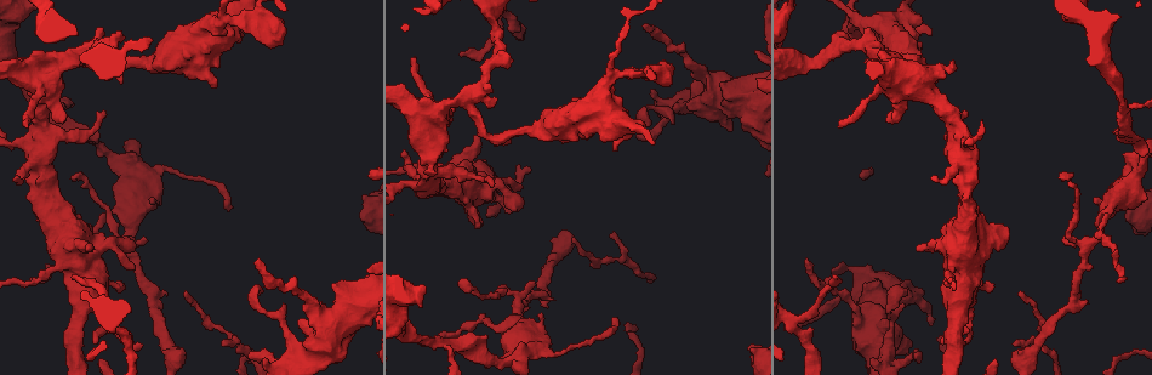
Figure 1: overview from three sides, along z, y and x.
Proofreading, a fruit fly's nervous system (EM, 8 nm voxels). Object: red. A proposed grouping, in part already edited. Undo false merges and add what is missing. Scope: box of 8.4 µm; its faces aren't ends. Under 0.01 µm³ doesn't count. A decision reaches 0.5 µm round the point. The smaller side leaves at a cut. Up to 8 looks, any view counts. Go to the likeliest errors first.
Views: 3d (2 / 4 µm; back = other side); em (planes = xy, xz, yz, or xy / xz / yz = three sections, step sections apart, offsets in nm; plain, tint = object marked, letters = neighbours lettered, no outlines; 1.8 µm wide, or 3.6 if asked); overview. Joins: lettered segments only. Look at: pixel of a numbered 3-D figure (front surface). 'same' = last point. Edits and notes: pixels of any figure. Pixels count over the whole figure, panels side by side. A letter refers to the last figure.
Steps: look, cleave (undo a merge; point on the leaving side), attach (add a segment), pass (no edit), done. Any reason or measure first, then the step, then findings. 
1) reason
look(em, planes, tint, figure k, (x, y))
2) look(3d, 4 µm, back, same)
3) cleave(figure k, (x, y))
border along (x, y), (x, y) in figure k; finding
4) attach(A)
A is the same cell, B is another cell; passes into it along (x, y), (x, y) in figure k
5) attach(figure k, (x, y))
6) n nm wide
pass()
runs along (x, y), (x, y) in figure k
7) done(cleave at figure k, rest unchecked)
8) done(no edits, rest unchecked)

look(em, 3.6 µm, planes, tint, figure 1, (236, 10))

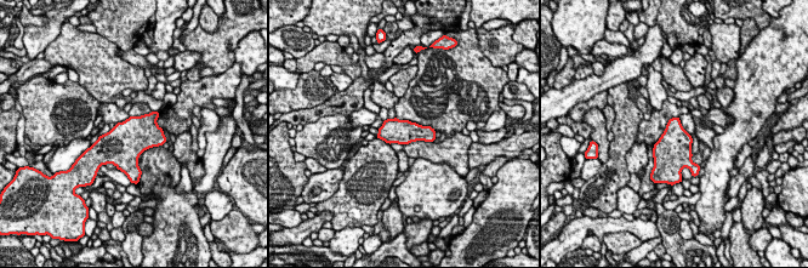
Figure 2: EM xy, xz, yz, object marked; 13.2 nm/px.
look(em, 3.6 µm, planes, letters, same)

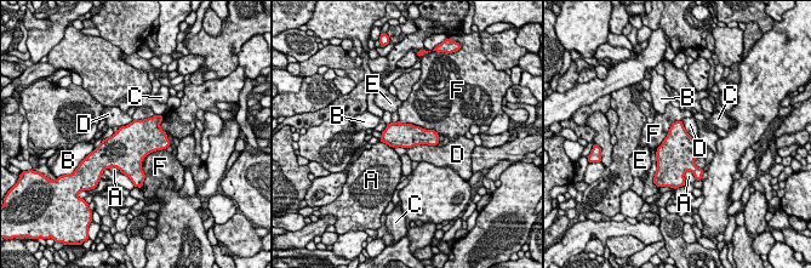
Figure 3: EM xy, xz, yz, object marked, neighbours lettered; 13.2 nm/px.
320 nm wide
pass()
A, B, C, D, E and F are other cells; all the same neuron

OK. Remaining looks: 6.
free end
look(em, planes, letters, figure 1, (911, 343))

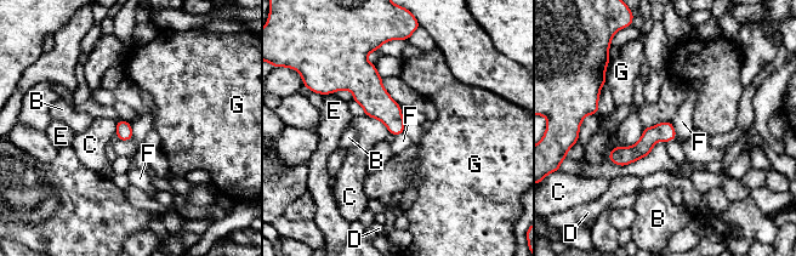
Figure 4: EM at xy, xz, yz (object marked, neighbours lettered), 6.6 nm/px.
pass()
B, C, D, E, F and G are other cells; runs along (669, 125), (638, 151), (612, 157) in figure 4; no lettered segment goes on from it

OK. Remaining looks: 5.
thick turns thin
look(3d, 4 µm, figure 1, (423, 84))

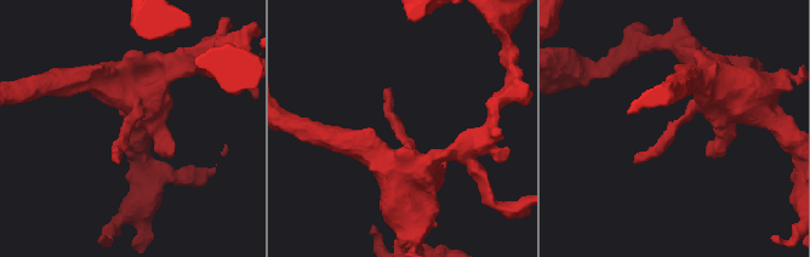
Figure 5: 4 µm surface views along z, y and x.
look(em, xy, step 8, tint, figure 5, (401, 130))

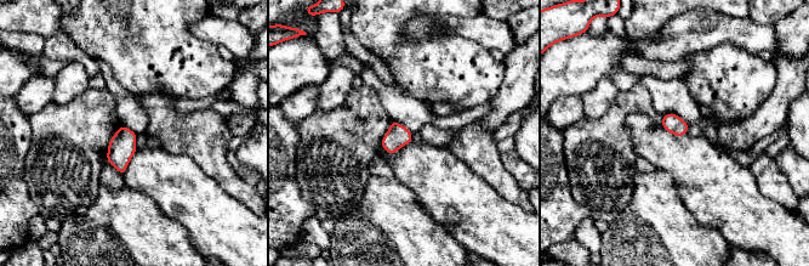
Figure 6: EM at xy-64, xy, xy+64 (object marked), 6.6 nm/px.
look(em, planes, letters, same)

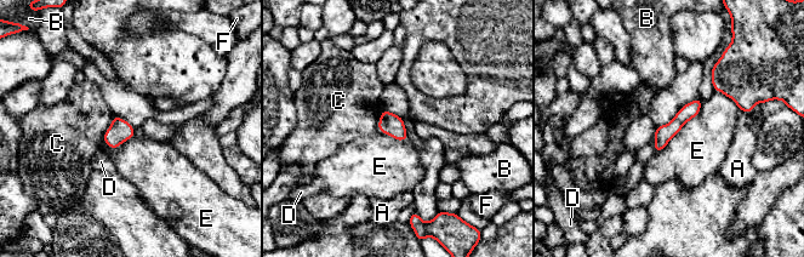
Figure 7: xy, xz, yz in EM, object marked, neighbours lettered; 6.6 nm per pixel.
pass()
A, B, C, D, E and F are other cells; runs along (697, 103), (661, 138), (657, 147) in figure 7; continuous, no second neuron

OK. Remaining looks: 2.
an open end
look(em, xy, step 8, letters, figure 1, (1061, 178))

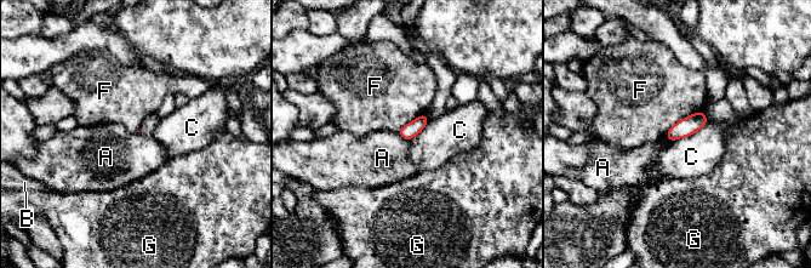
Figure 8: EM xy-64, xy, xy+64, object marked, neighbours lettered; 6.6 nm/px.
cut it another way
look(em, planes, letters, same)

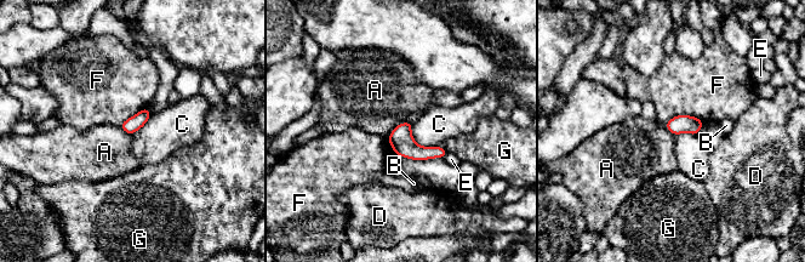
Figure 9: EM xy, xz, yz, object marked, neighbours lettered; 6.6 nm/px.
pass()
A, B, C, D, E, F and G are other cells; border along (407, 121), (398, 124), (388, 136) in figure 9; no lettered segment goes on from it

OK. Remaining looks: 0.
done(no edits, rest unchecked)

